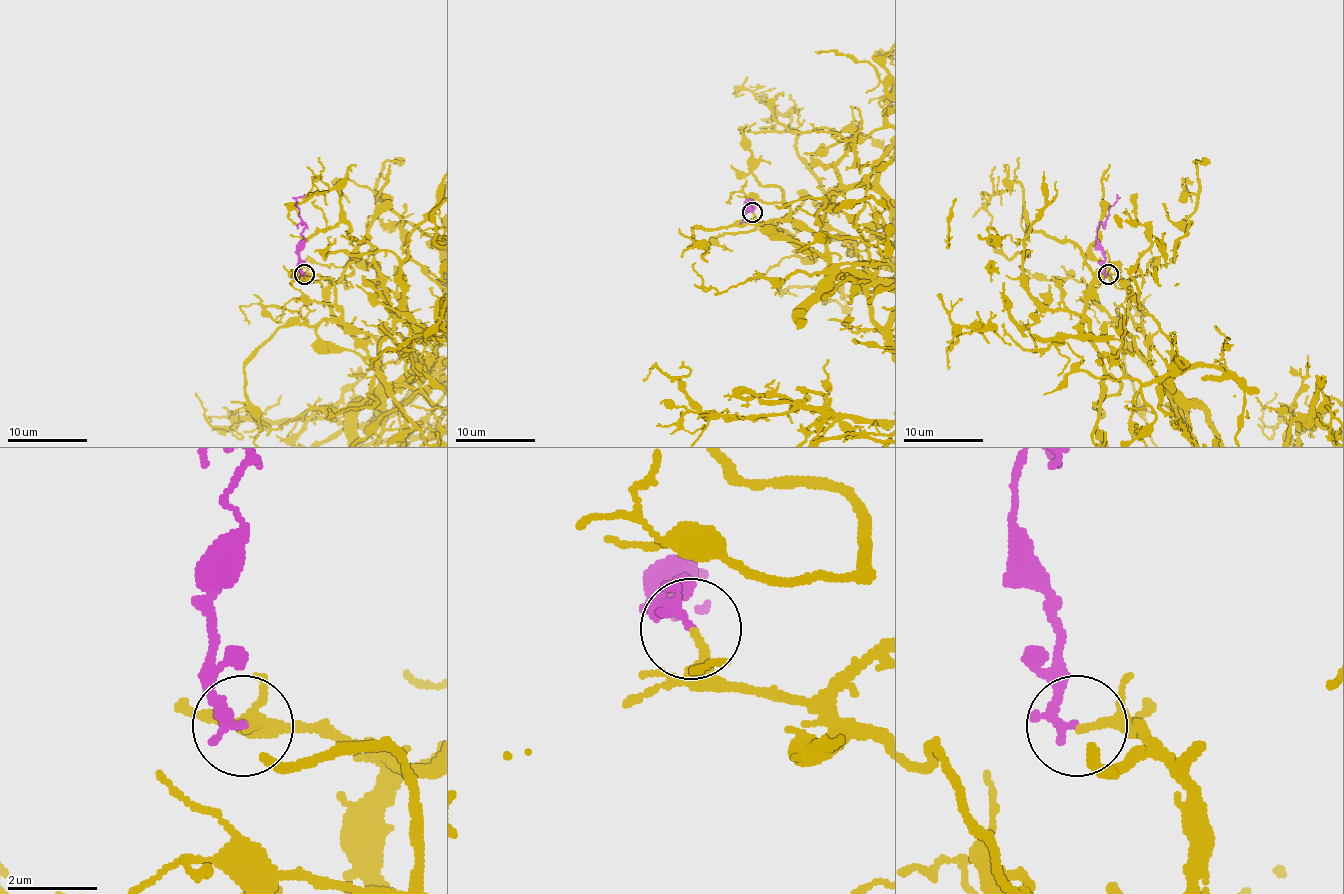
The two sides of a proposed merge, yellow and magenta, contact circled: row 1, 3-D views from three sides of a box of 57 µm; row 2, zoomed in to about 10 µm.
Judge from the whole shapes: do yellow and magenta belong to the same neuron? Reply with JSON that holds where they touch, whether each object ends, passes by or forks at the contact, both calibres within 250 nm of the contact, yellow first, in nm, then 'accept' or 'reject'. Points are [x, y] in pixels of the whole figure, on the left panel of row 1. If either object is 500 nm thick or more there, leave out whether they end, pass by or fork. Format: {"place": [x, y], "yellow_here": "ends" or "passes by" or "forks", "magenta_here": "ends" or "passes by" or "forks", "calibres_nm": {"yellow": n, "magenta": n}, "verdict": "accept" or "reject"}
{"place": [304, 274], "yellow_here": "passes by", "magenta_here": "ends", "calibres_nm": {"yellow": 140, "magenta": 240}, "verdict": "accept"}

